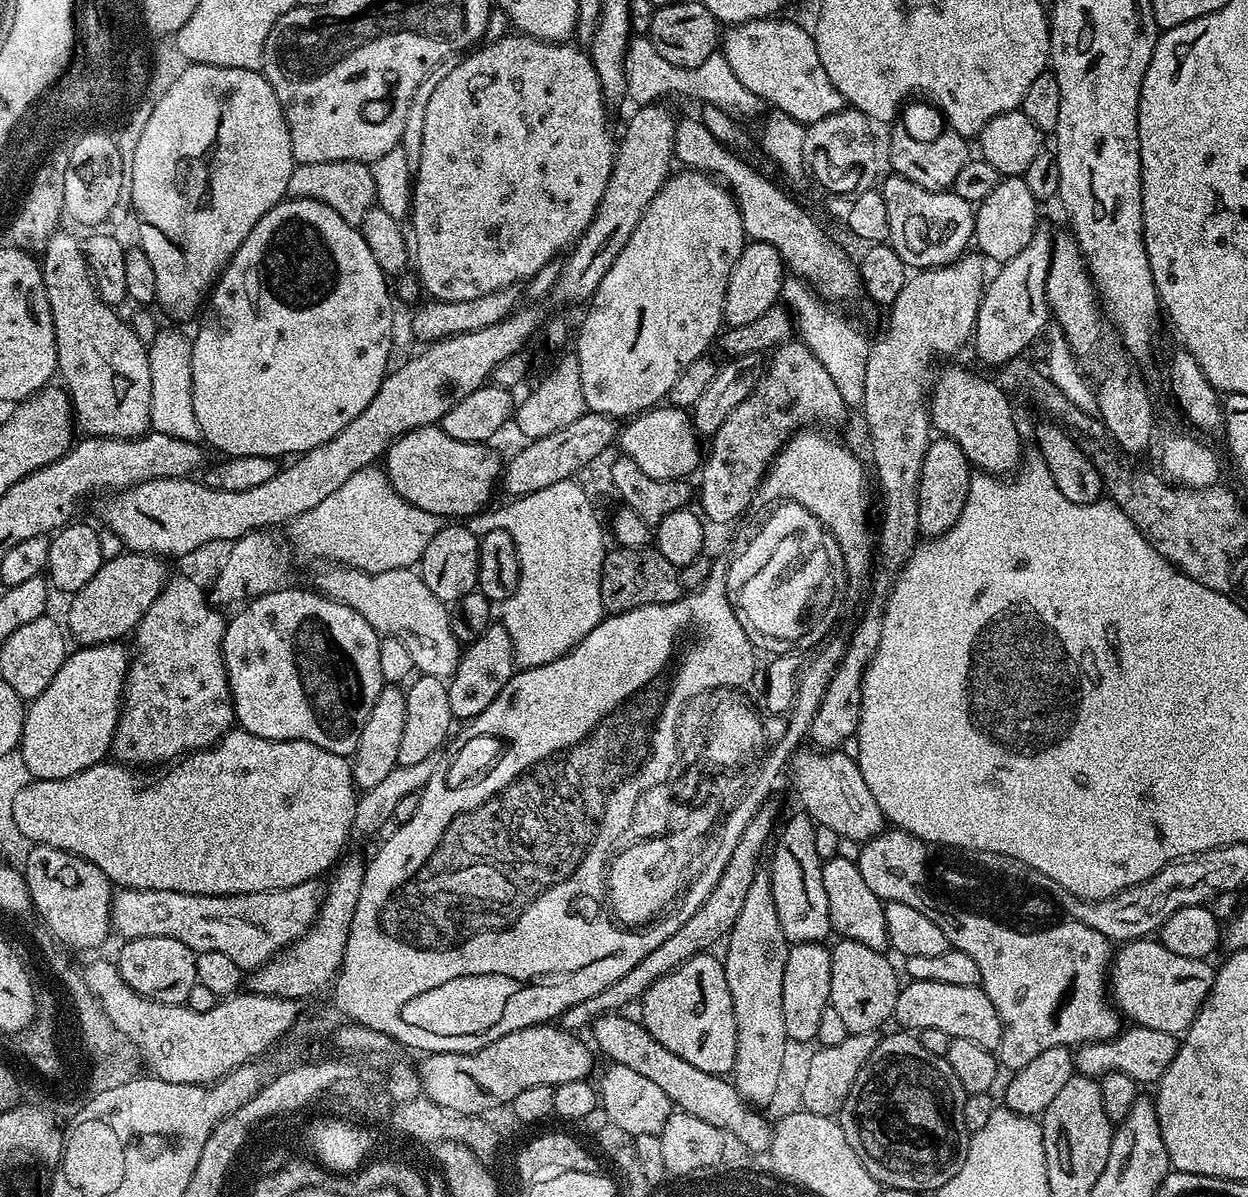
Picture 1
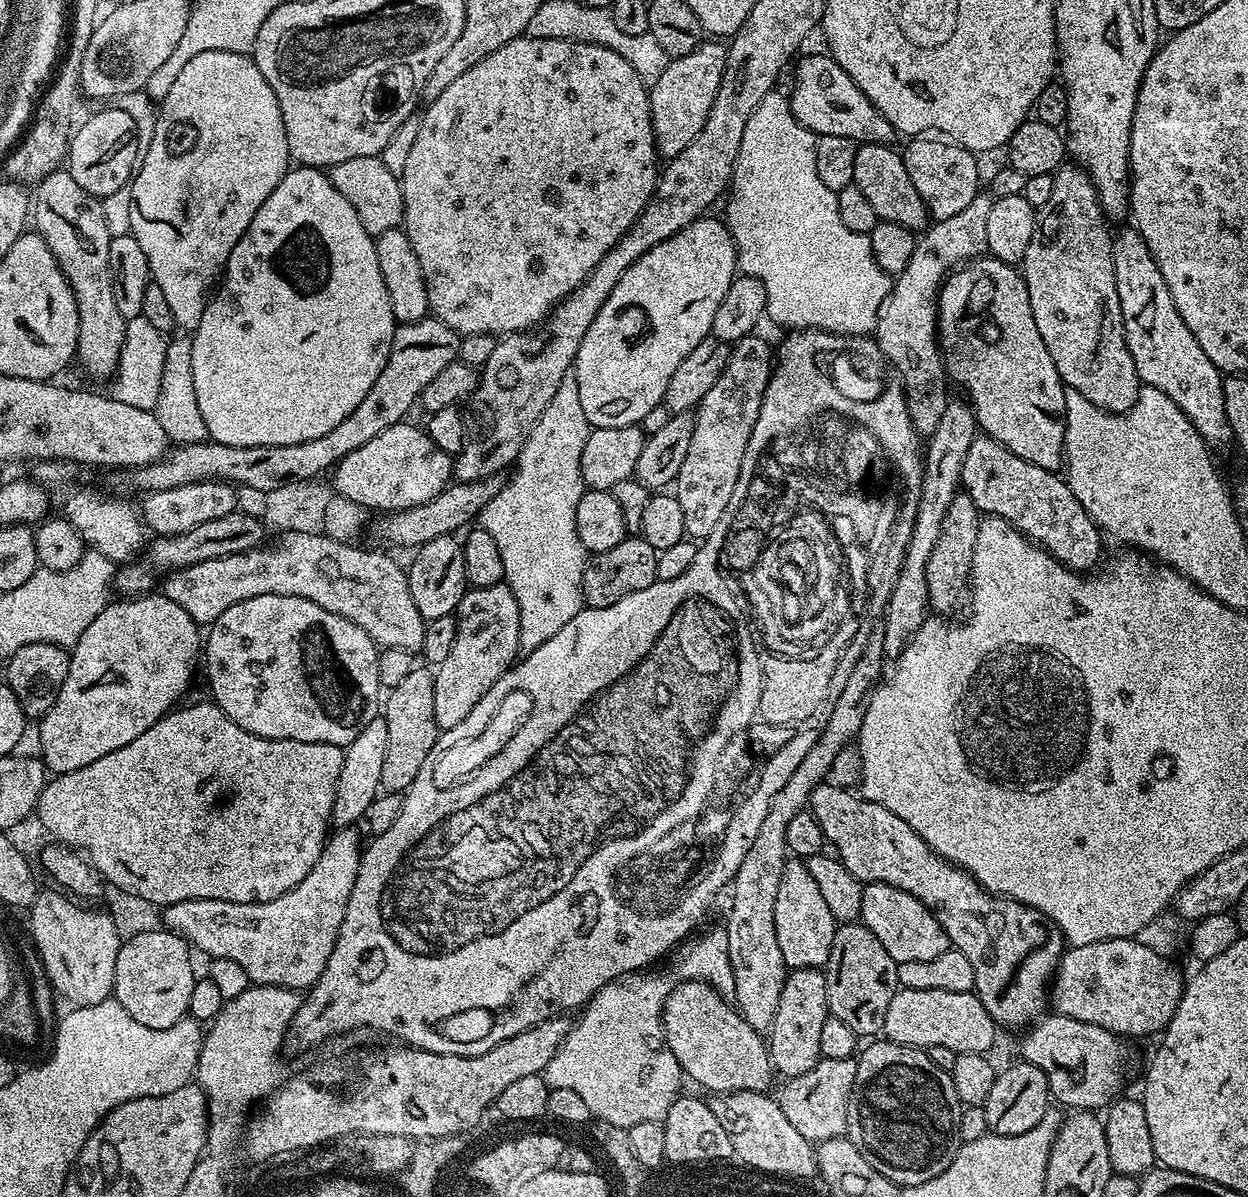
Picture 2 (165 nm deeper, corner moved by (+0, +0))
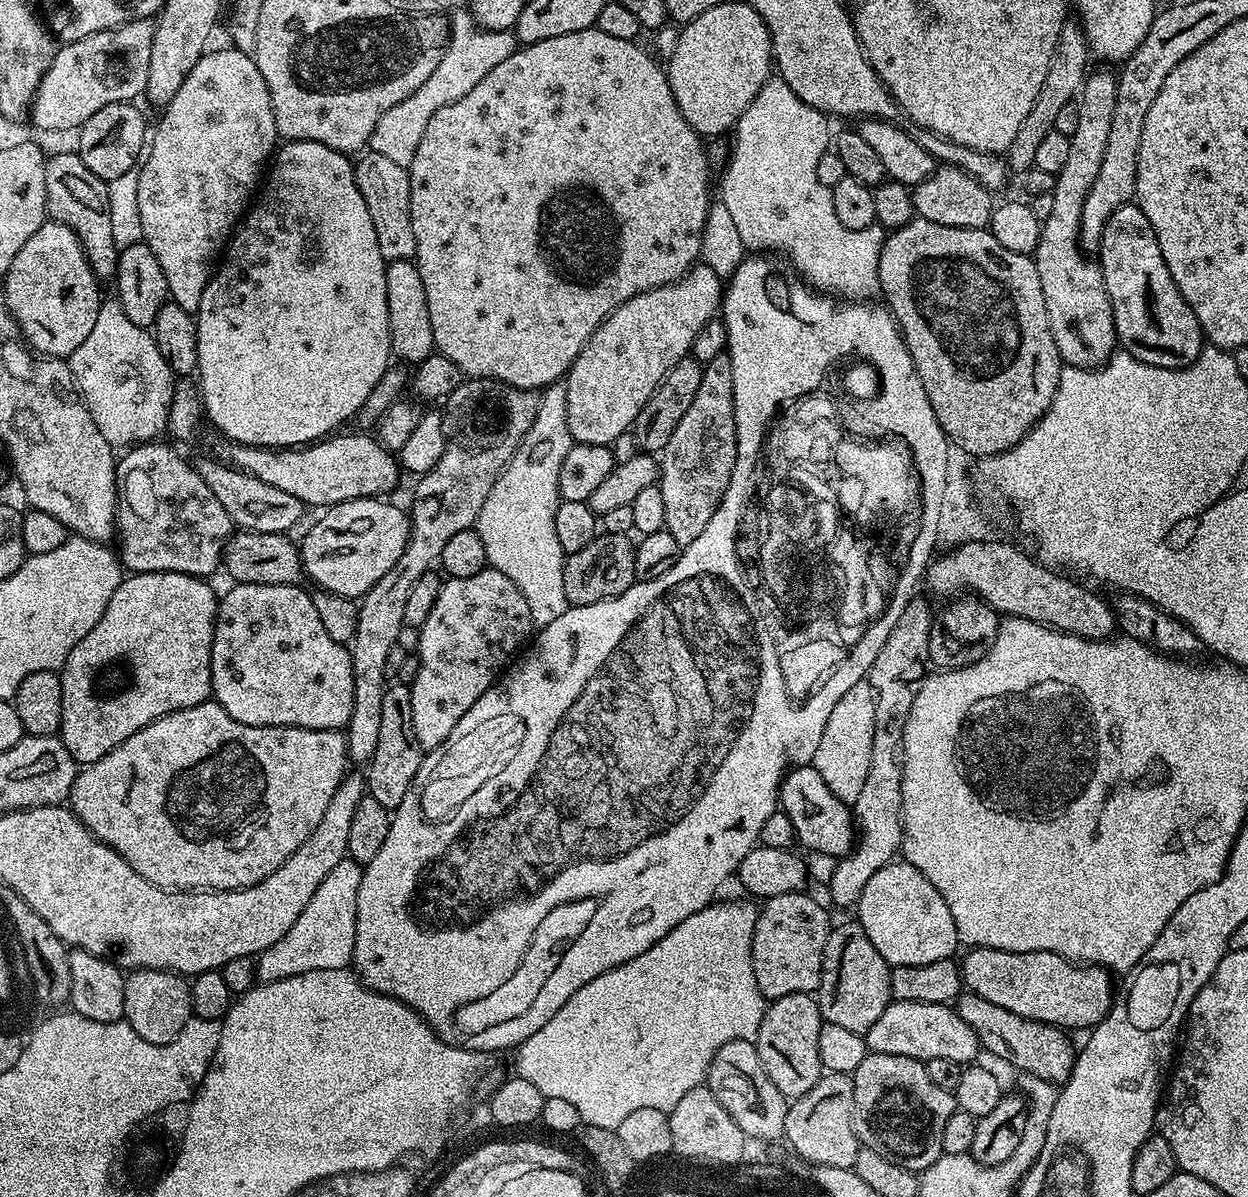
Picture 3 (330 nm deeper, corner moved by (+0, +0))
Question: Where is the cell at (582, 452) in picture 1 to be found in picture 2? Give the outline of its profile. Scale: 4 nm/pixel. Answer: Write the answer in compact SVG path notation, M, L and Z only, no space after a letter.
M497 474L487 476L481 480L467 480L465 482L452 482L442 489L430 502L422 502L413 508L401 512L390 512L381 515L376 524L376 532L388 544L397 544L400 548L415 550L421 544L430 542L439 536L450 536L467 529L479 517L480 511L502 490L505 477Z

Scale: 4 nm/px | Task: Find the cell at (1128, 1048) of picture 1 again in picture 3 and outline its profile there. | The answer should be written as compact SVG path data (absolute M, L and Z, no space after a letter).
M969 991L955 1001L954 1007L962 1022L967 1022L970 1030L974 1030L985 1053L1013 1064L1020 1074L1037 1076L1057 1086L1067 1082L1076 1061L1077 1049L1072 1048L1072 1040L1068 1037L1071 1035L1065 1029L1030 1018L1018 1018L1018 1014L1010 1014L1010 1010L1003 1006L994 1006L994 1002L986 1002L986 998L978 998Z

